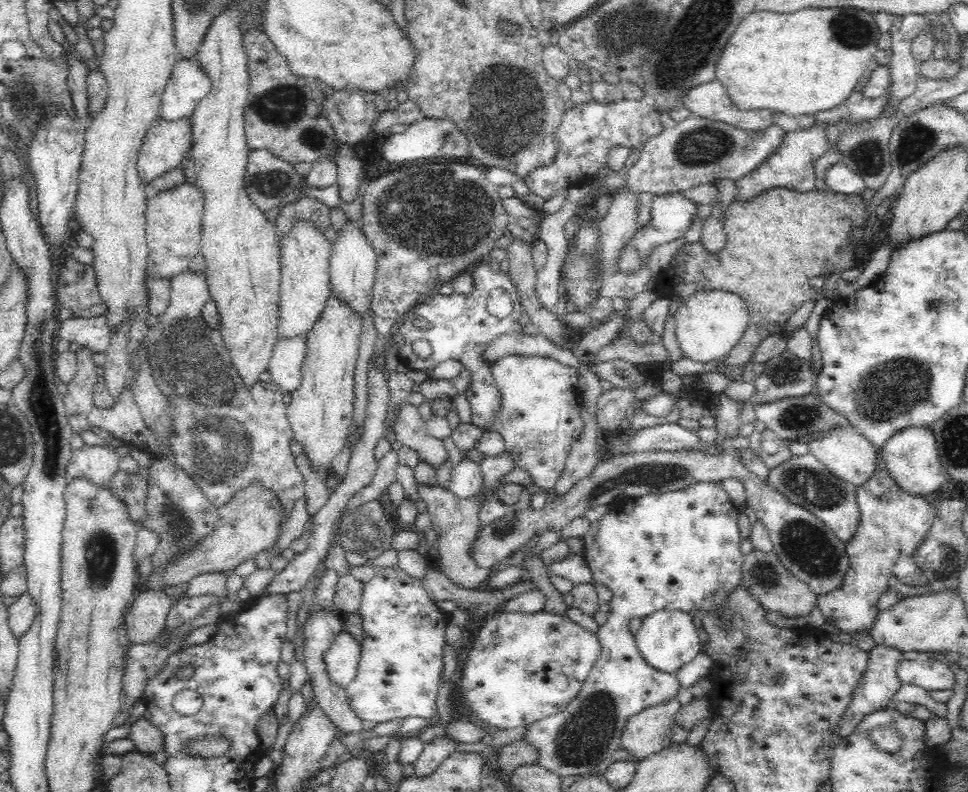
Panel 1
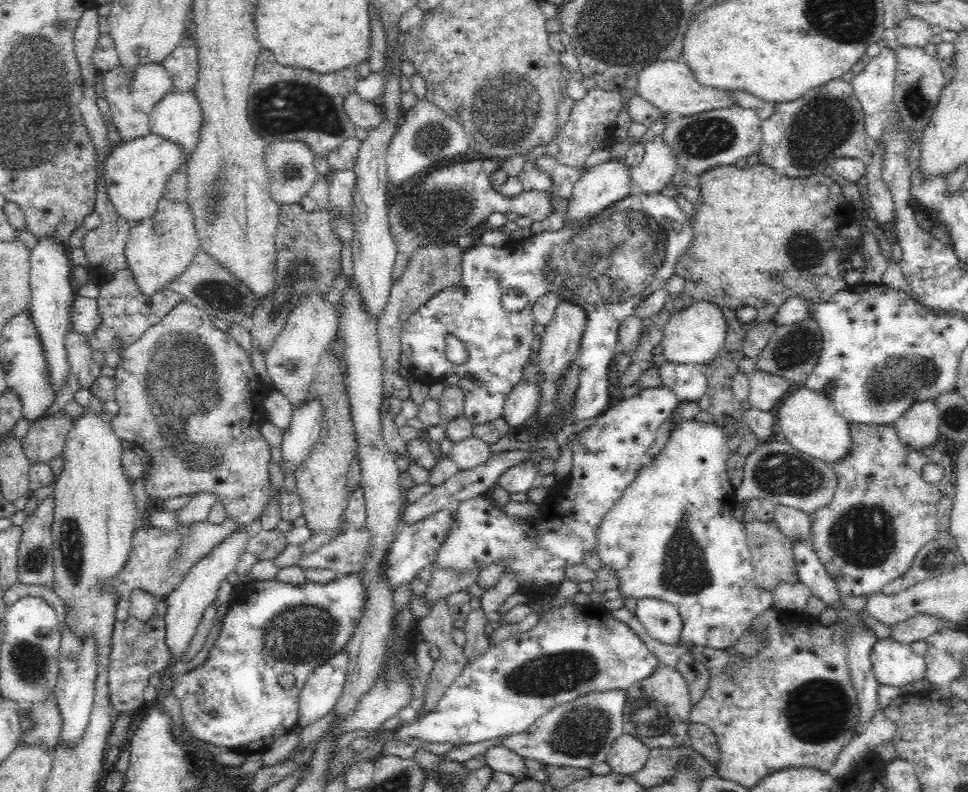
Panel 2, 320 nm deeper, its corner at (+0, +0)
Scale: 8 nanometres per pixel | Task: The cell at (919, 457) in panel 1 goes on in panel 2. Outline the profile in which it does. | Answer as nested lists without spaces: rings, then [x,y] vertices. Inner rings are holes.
[[[936,398],[914,402],[906,412],[895,420],[896,433],[902,443],[916,450],[937,444],[939,418]]]

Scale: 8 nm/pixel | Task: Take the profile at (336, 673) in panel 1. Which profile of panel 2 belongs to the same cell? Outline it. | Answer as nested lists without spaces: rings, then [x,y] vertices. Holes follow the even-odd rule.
[[[346,648],[316,668],[303,684],[298,698],[296,727],[301,732],[313,722],[328,716],[343,693],[349,654]]]

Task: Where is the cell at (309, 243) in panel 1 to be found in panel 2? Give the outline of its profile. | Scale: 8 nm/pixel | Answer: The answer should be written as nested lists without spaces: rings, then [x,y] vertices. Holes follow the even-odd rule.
[[[310,293],[300,298],[298,304],[289,314],[287,323],[276,337],[274,344],[269,348],[265,356],[265,367],[270,377],[271,385],[273,385],[274,390],[280,391],[280,393],[290,401],[292,410],[306,403],[305,398],[307,397],[309,386],[315,379],[318,363],[320,362],[321,356],[326,352],[330,340],[336,335],[337,324],[338,320],[336,311],[334,311],[334,305],[325,302],[324,297],[320,297],[320,295],[316,293]]]

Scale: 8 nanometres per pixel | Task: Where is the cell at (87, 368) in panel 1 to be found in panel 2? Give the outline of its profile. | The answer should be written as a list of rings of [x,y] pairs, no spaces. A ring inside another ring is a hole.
[[[56,412],[47,418],[44,417],[31,423],[26,436],[21,436],[21,446],[29,463],[31,465],[37,463],[49,464],[54,458],[62,456],[68,434],[73,425],[74,419],[70,416],[62,415],[60,412]]]

